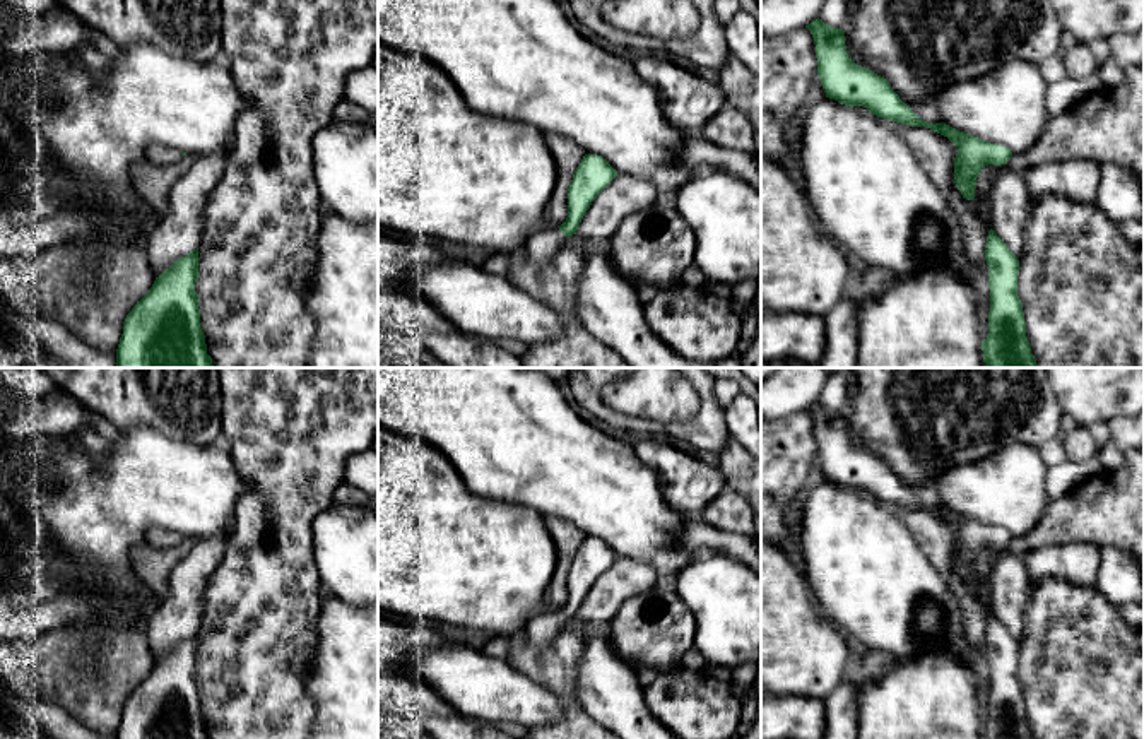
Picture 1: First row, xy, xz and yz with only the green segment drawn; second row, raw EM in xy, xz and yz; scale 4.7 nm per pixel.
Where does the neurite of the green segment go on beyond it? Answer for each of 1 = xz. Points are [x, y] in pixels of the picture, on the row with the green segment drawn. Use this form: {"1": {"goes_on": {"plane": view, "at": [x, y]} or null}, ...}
{"1": {"goes_on": null}}

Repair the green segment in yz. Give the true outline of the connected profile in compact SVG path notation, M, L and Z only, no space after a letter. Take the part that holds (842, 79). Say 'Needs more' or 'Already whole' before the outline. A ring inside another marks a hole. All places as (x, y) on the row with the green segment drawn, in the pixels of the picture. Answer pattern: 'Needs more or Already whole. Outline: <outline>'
Already whole. Outline: M819 17L805 26L816 44L817 77L826 98L845 106L864 106L877 118L911 127L927 127L947 137L956 147L954 183L963 198L973 200L976 178L988 164L1007 164L1011 149L985 142L946 123L927 123L906 106L889 82L872 70L857 65L845 46L845 31L824 24Z

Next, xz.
Already whole. Outline: M585 154L568 188L568 217L559 226L564 236L576 234L576 229L597 195L610 185L617 171L597 154Z

